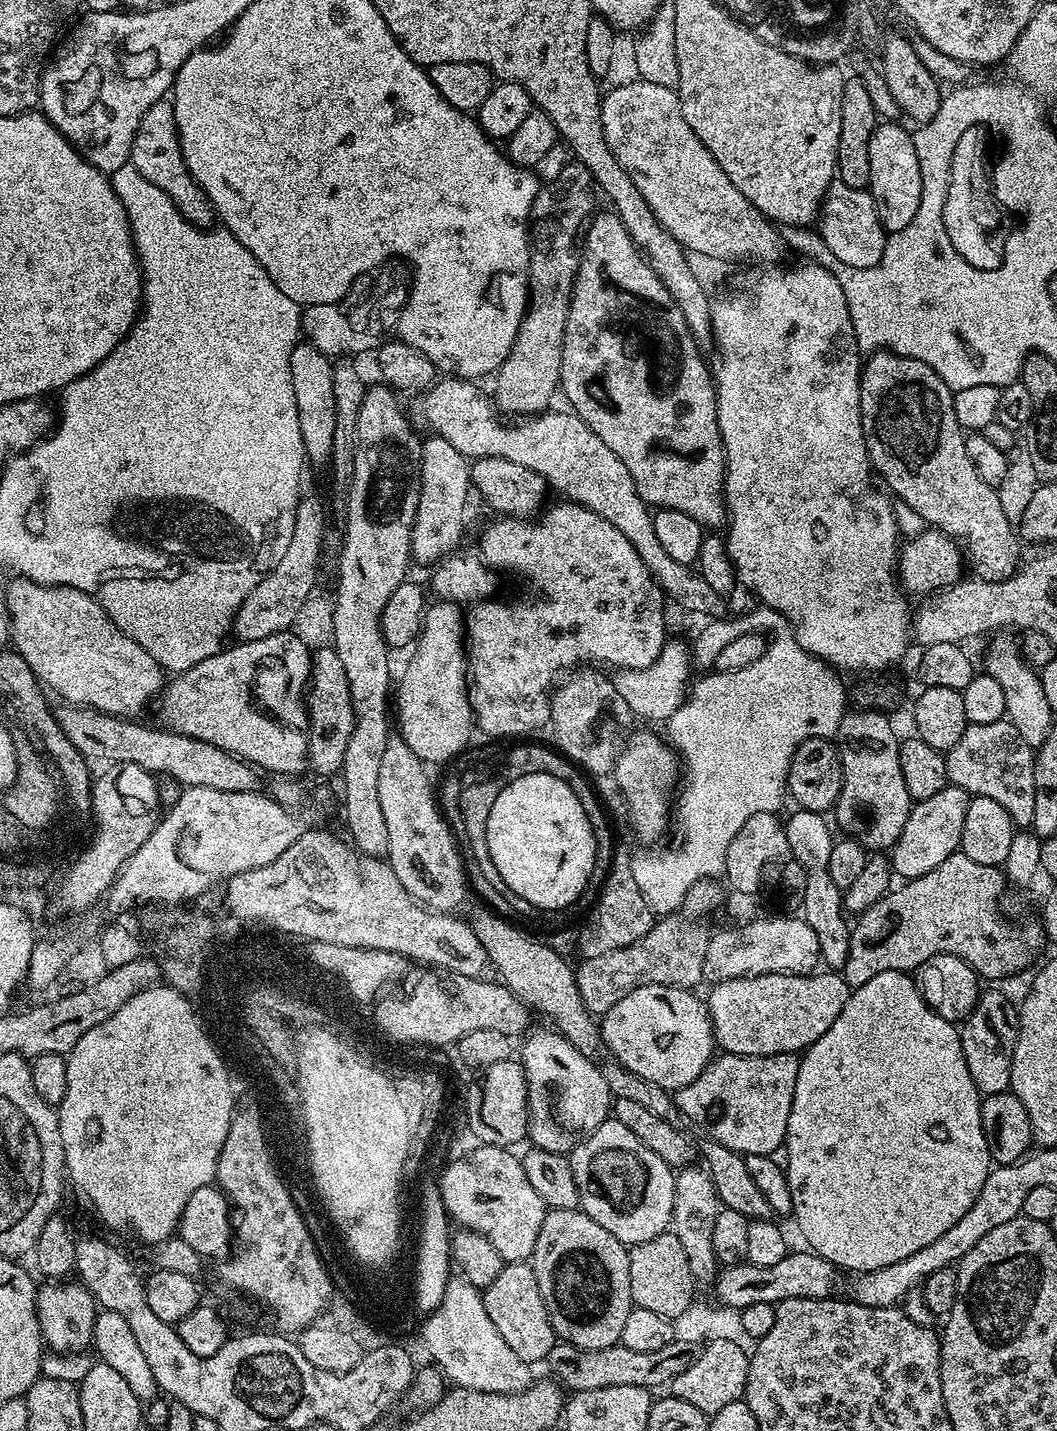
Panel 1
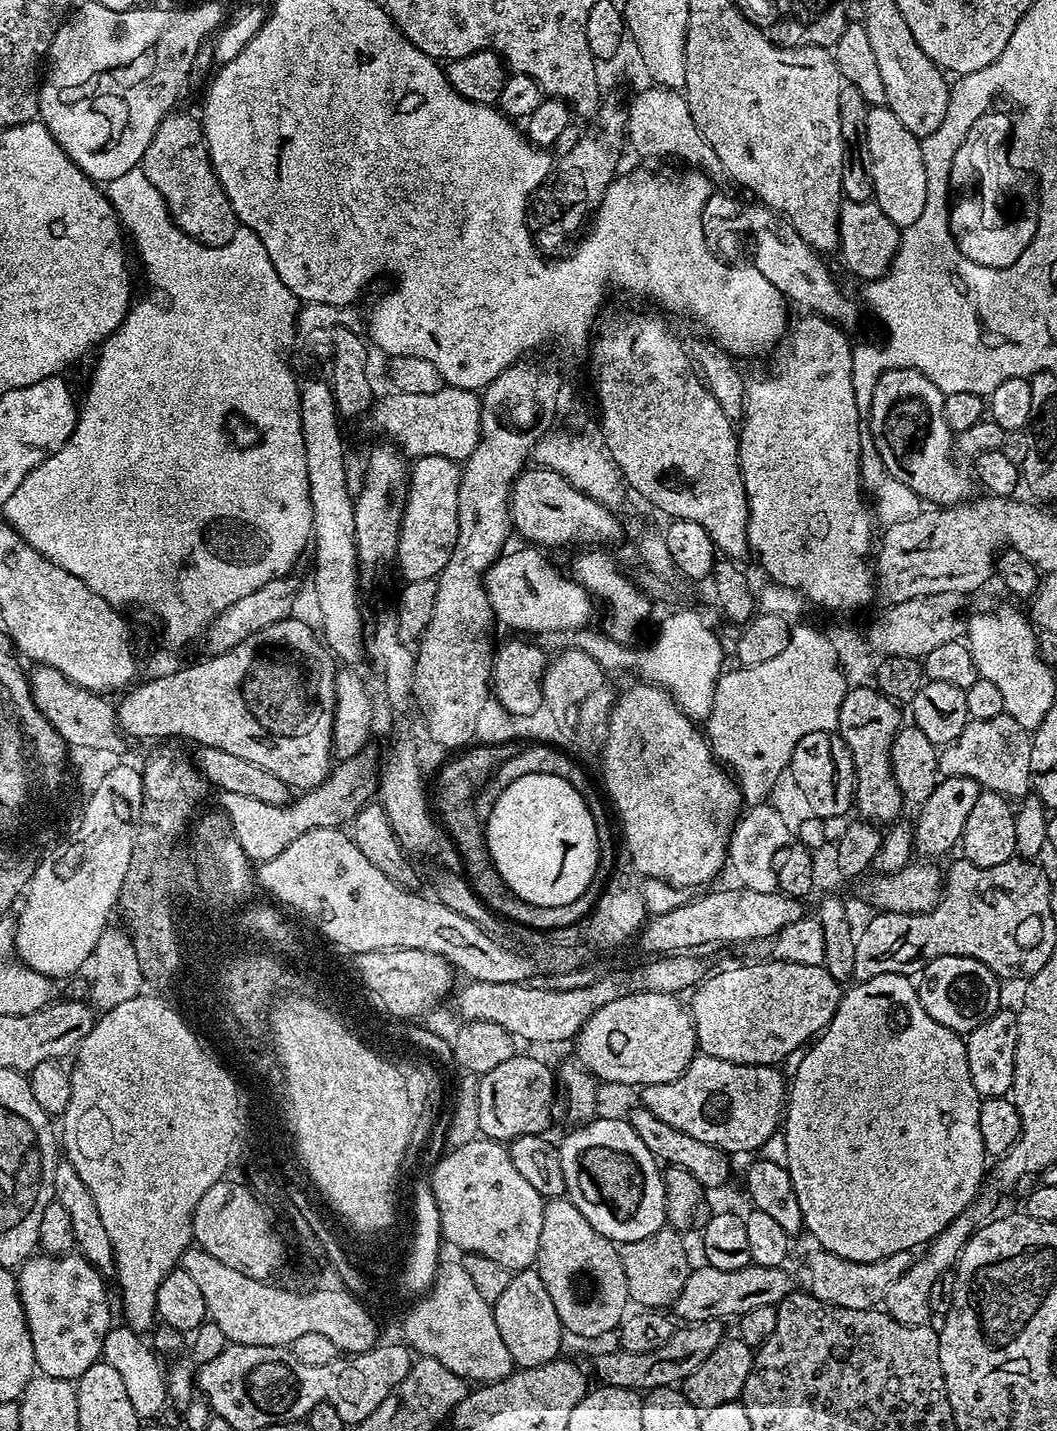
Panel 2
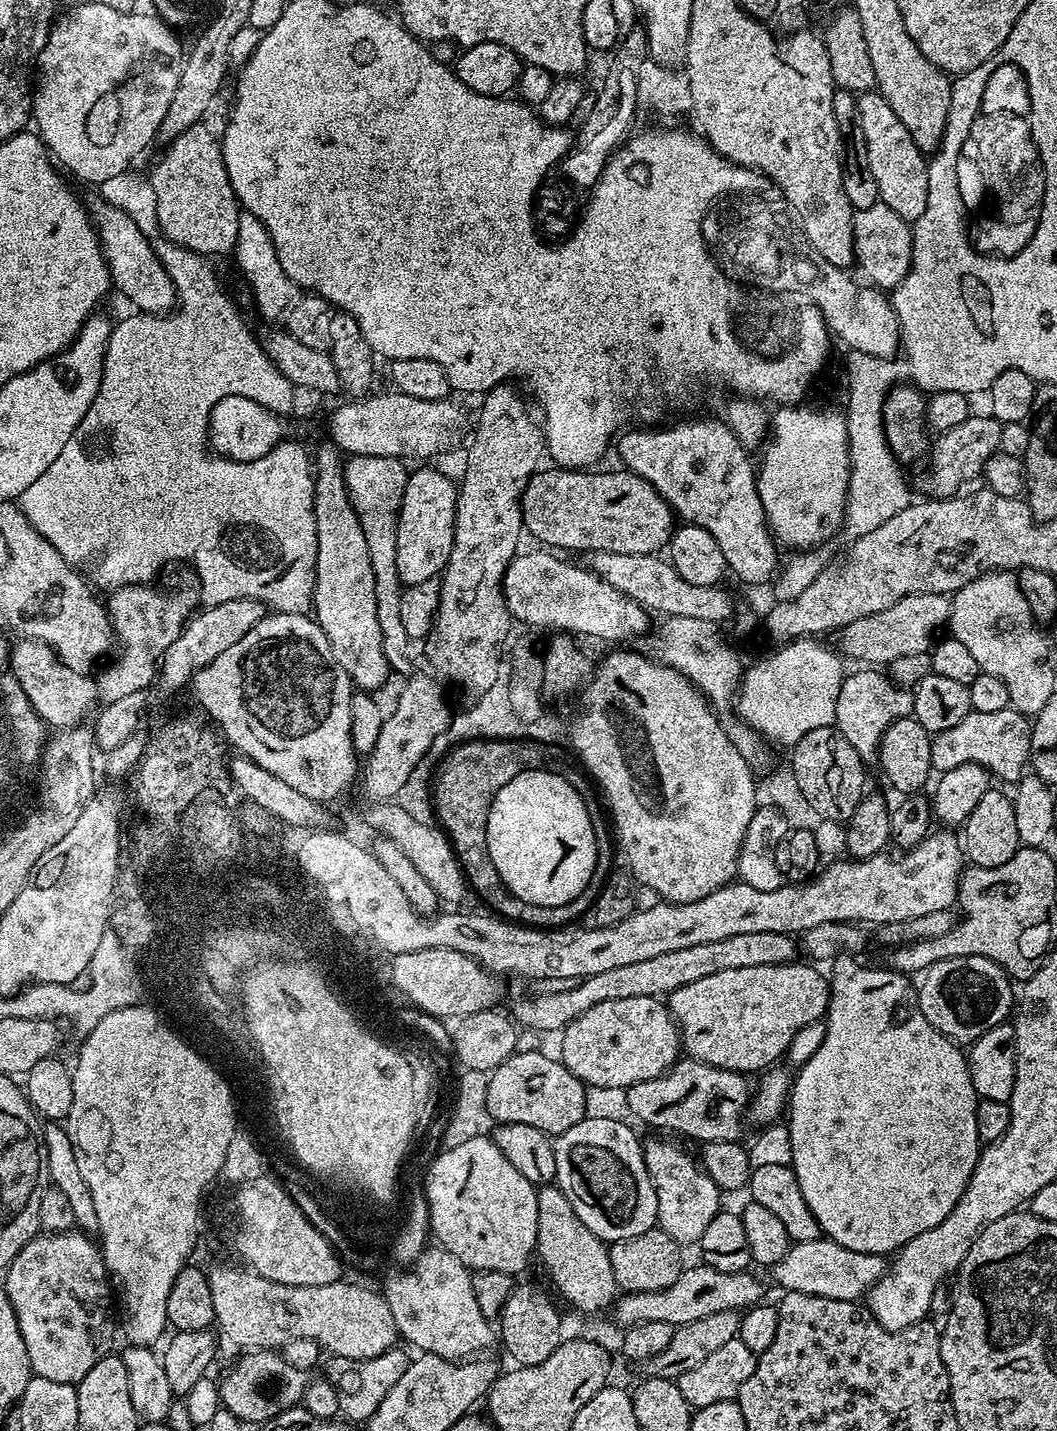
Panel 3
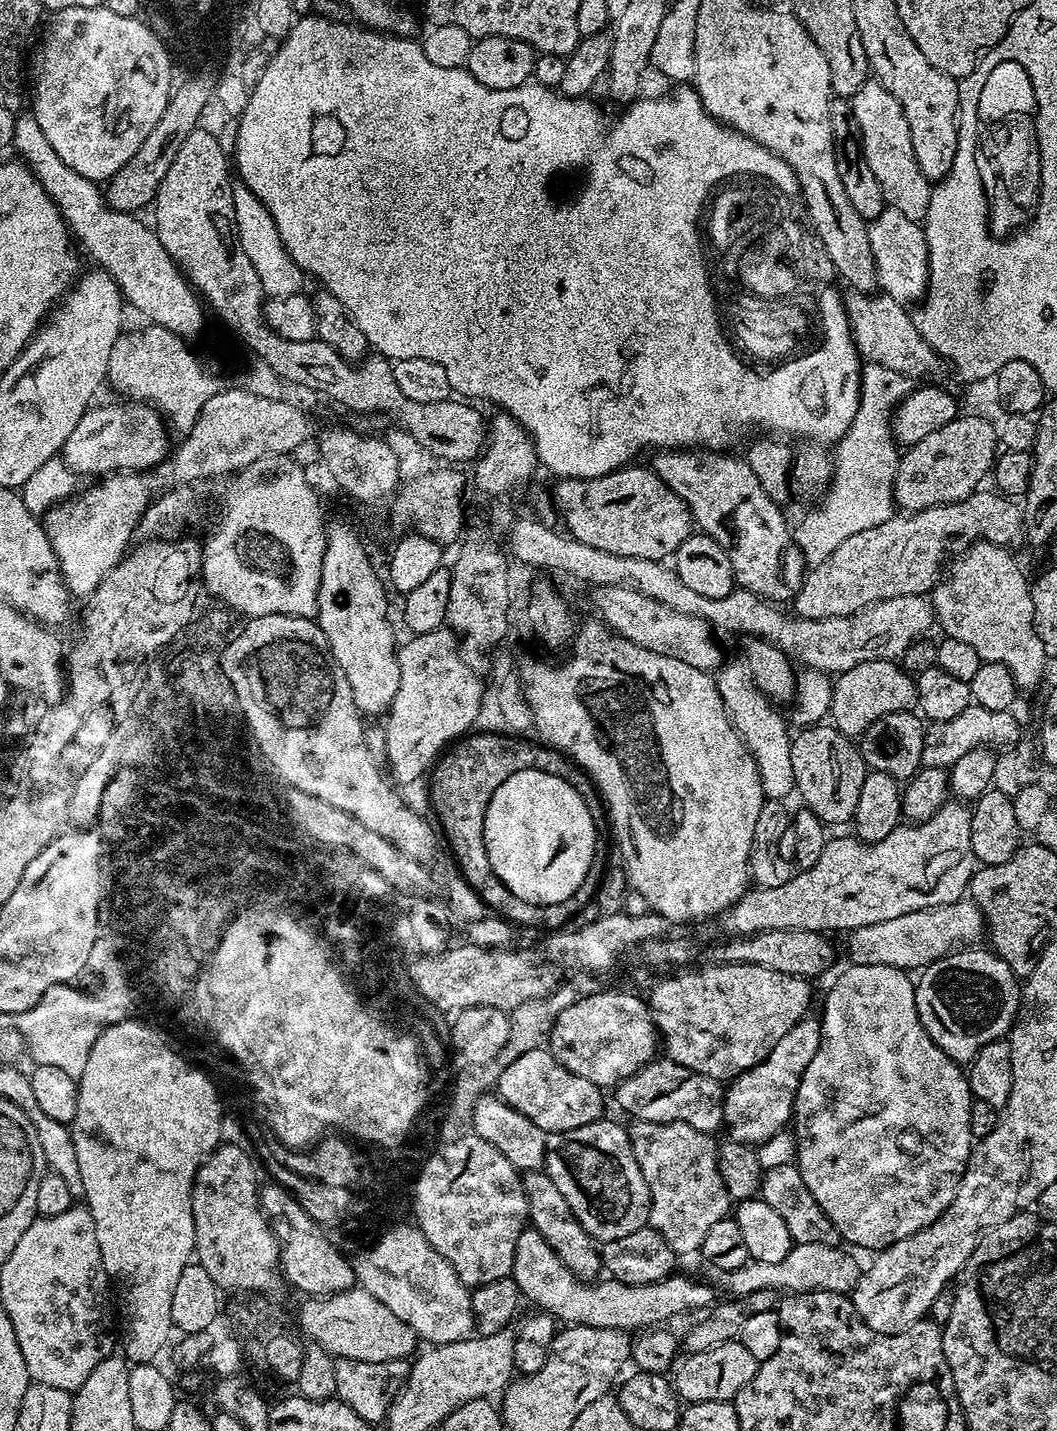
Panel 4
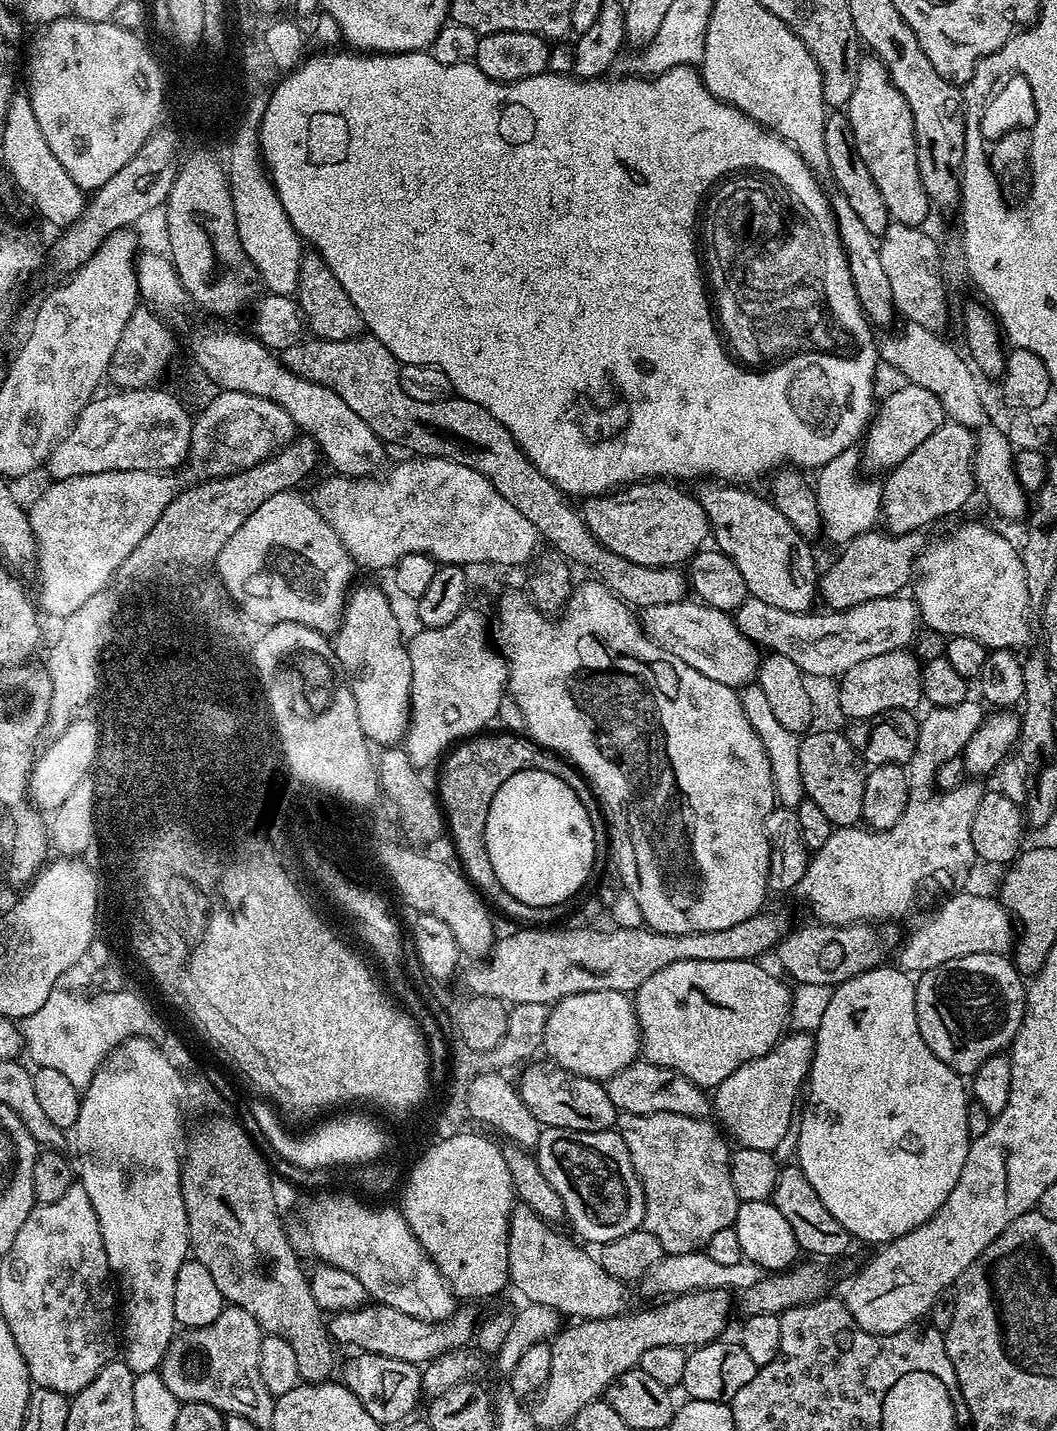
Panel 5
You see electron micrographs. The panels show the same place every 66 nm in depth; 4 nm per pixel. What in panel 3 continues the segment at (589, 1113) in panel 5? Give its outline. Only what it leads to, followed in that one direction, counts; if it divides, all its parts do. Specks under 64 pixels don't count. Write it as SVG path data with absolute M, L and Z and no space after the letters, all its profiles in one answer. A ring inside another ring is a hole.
M544 1050L515 1051L510 1058L506 1058L506 1062L492 1071L486 1089L485 1106L497 1125L534 1126L555 1138L584 1119L589 1111L589 1089L563 1062L552 1056L547 1056Z

